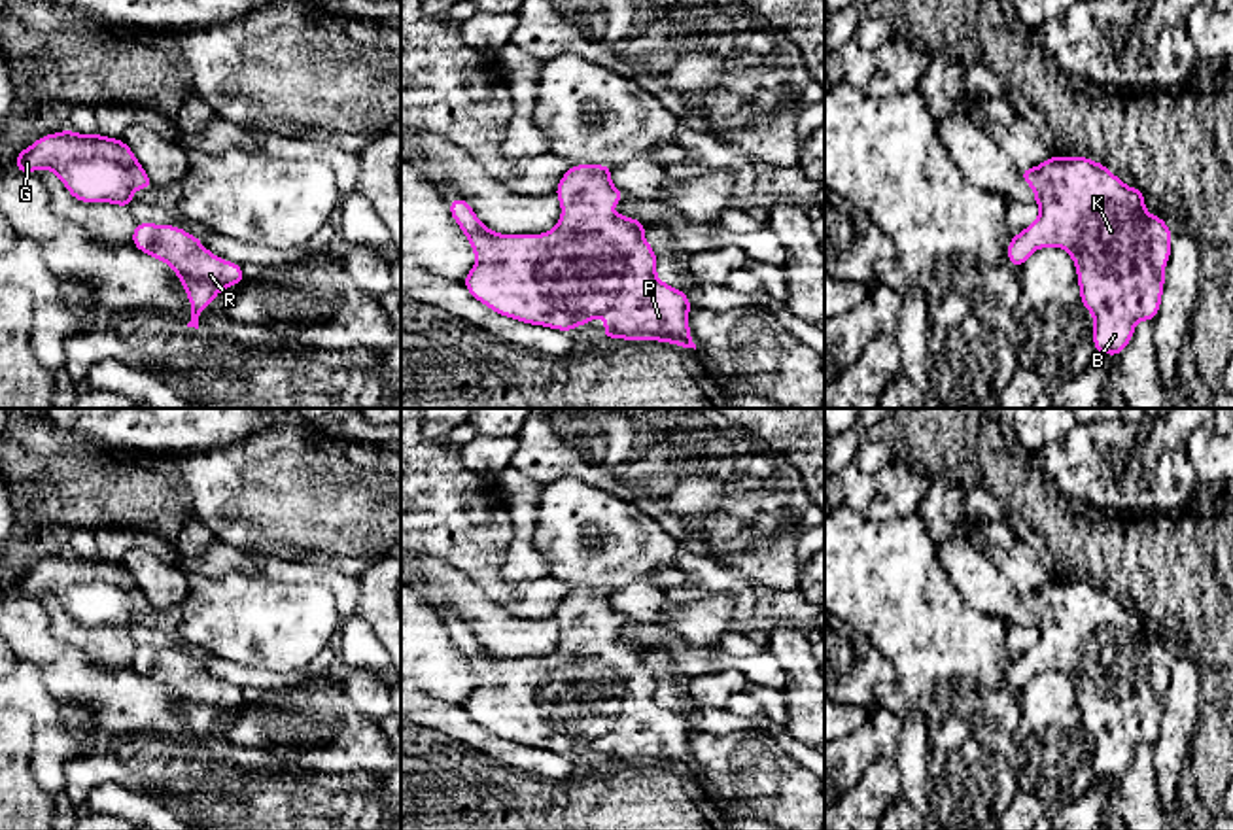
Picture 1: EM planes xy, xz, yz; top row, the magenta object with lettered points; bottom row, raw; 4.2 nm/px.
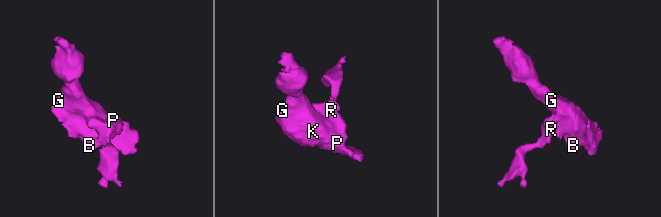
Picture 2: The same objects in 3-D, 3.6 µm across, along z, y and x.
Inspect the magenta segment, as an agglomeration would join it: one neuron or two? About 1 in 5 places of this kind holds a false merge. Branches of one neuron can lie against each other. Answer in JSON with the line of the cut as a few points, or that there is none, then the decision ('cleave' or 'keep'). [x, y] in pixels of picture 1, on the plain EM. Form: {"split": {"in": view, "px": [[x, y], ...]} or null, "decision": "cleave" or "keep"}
{"split": null, "decision": "keep"}

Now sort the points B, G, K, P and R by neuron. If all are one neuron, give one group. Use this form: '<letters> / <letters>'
B G K P R

